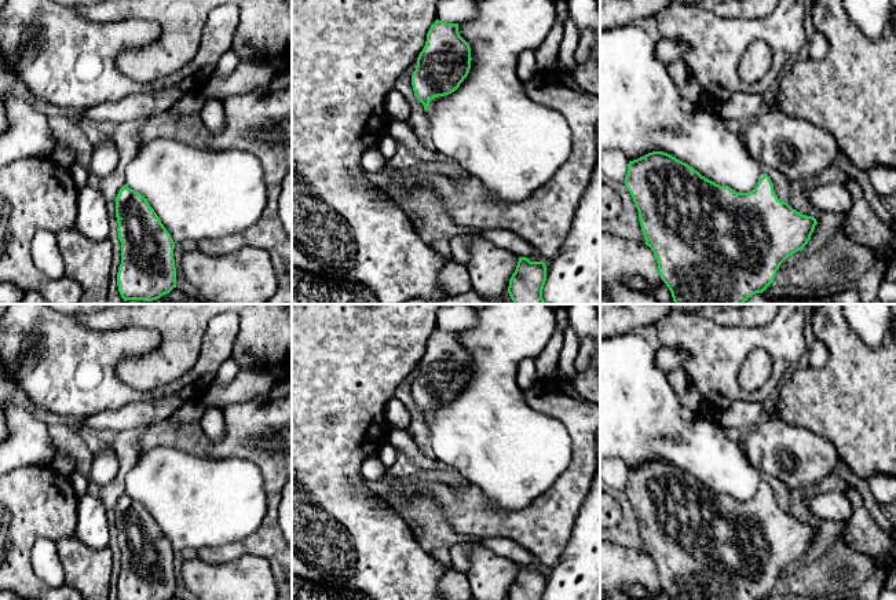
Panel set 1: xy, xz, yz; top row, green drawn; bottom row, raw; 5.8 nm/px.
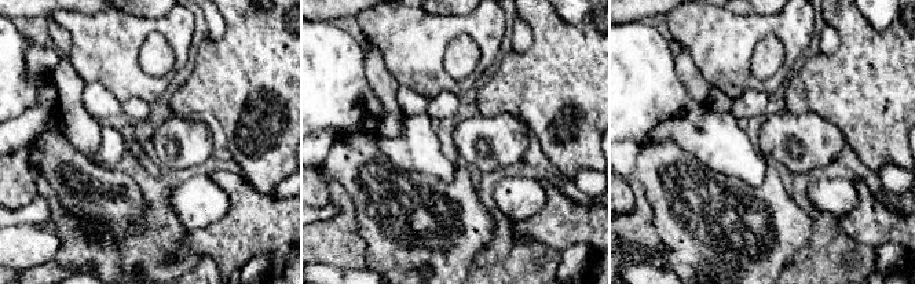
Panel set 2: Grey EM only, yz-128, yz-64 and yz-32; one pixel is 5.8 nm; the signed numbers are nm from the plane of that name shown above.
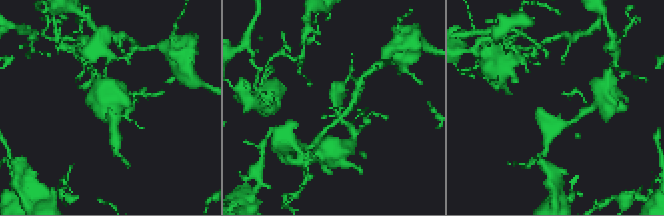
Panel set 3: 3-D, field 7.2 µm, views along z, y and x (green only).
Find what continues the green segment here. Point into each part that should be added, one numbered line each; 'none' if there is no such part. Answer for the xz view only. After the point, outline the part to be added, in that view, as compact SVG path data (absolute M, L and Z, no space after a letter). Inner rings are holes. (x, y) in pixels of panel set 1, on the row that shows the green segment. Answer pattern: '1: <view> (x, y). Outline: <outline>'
none

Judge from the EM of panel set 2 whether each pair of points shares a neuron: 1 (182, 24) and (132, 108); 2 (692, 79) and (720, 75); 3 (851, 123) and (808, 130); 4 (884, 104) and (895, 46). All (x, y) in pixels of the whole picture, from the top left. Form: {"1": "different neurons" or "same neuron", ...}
{"1": "different neurons", "2": "different neurons", "3": "different neurons", "4": "same neuron"}

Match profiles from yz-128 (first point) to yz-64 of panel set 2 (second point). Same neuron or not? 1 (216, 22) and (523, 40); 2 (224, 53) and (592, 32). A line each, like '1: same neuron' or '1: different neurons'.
1: same neuron
2: same neuron

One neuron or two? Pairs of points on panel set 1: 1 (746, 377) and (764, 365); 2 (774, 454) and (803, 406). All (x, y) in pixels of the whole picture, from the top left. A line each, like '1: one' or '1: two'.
1: one
2: two

